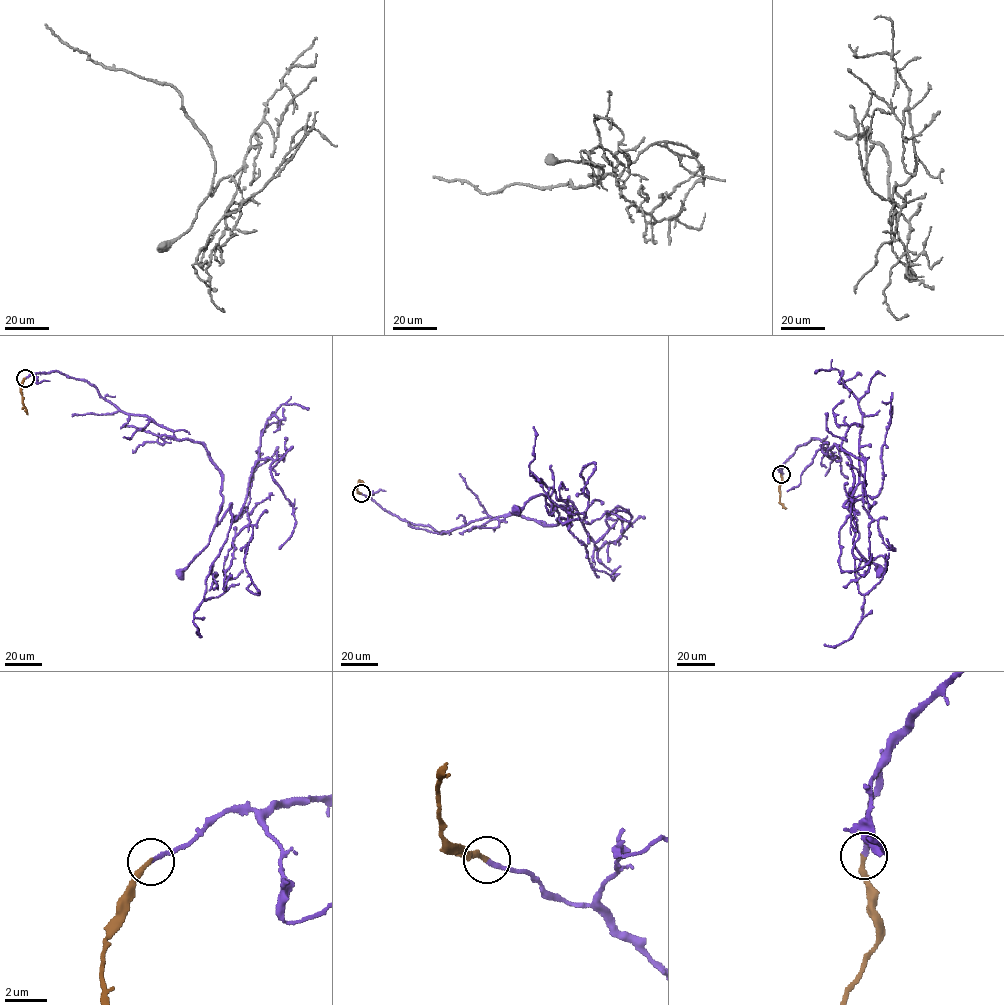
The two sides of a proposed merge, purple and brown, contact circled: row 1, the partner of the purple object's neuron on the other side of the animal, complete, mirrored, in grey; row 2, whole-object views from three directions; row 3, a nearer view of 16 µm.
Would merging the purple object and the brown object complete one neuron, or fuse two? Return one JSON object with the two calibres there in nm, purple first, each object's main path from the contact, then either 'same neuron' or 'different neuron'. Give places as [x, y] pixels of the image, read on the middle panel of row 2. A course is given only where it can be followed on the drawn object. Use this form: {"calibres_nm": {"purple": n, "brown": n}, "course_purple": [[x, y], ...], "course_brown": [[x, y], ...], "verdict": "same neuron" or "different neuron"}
{"calibres_nm": {"purple": 190, "brown": 240}, "course_purple": [[361, 493], [401, 519], [443, 533], [509, 512], [545, 525], [558, 522], [559, 512], [544, 495], [514, 510]], "course_brown": [[361, 493], [357, 491], [357, 485], [359, 480], [363, 483]], "verdict": "same neuron"}

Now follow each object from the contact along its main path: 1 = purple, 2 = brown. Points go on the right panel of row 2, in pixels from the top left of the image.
1: (781, 474), (811, 438), (828, 443), (820, 446), (826, 454), (840, 446), (854, 479), (854, 545), (880, 572)
2: (781, 474), (779, 502), (786, 508)

